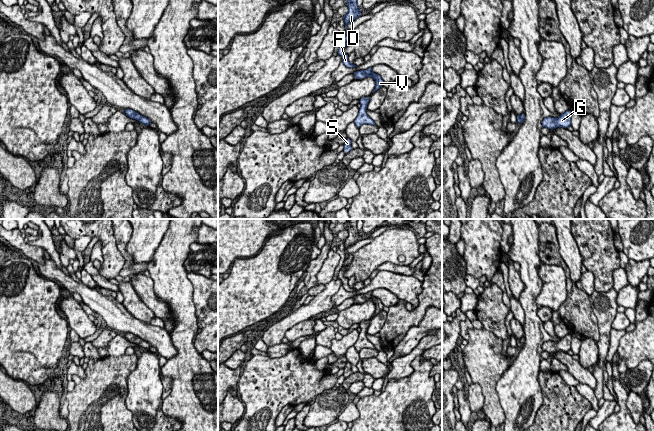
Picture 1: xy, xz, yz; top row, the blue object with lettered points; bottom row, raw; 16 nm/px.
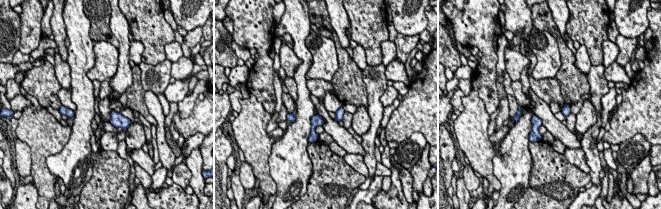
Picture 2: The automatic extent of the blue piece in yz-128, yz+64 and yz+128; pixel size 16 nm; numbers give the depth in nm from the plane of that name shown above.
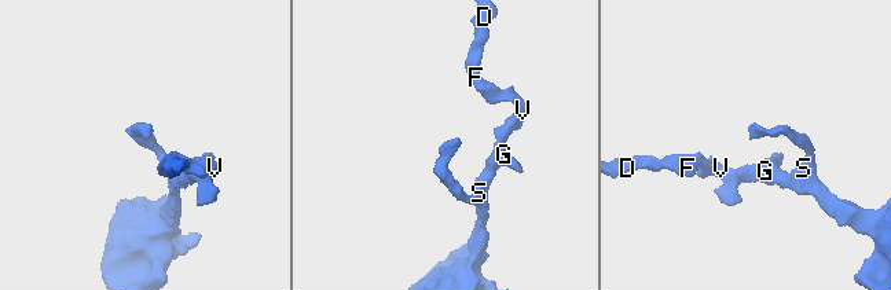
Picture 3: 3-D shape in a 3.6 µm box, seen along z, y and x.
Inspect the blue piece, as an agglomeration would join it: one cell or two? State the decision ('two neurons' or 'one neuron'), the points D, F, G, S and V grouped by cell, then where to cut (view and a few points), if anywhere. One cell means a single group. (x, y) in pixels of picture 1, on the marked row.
one neuron; groups D F G S V; cut none

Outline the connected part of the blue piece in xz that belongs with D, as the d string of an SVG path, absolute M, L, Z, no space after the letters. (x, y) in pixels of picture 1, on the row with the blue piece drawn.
M346 0L346 2L348 7L348 13L343 17L343 20L345 21L345 30L347 30L348 32L345 35L341 46L339 47L338 54L341 56L342 62L346 67L355 68L357 66L349 62L348 54L344 52L344 48L345 45L348 43L349 39L352 37L352 29L348 30L347 25L357 19L362 14L362 11L359 10L357 0Z

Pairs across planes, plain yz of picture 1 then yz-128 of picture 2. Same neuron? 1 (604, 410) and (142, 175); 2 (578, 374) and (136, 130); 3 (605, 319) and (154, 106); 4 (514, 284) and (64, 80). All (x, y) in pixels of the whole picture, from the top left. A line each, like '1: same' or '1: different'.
1: different
2: different
3: different
4: different

